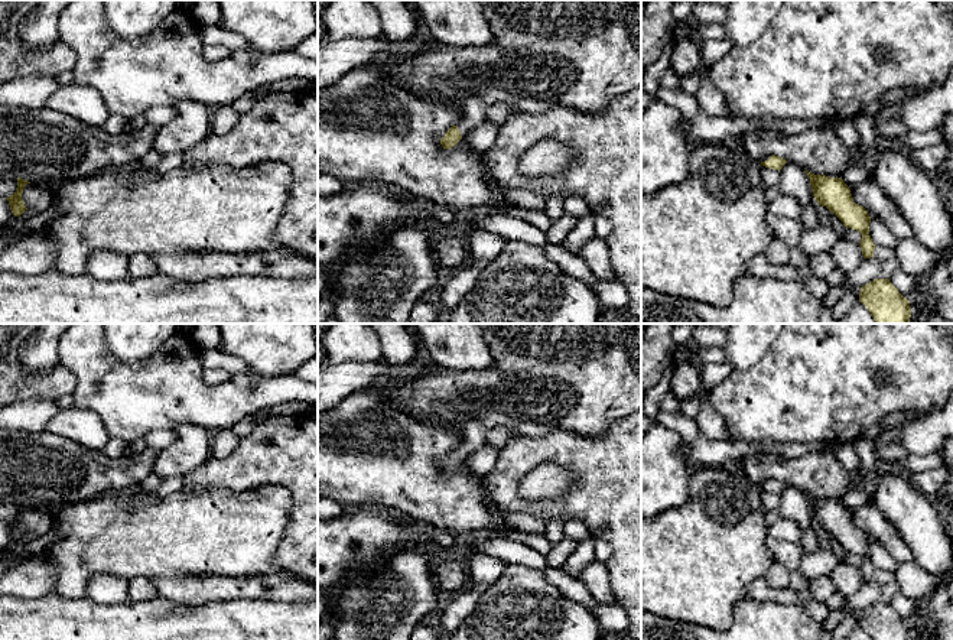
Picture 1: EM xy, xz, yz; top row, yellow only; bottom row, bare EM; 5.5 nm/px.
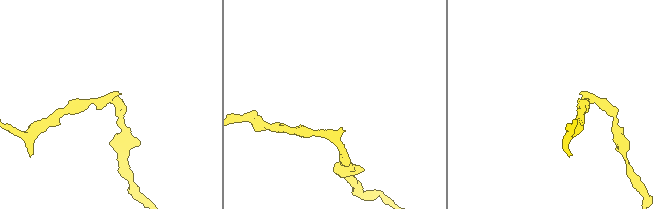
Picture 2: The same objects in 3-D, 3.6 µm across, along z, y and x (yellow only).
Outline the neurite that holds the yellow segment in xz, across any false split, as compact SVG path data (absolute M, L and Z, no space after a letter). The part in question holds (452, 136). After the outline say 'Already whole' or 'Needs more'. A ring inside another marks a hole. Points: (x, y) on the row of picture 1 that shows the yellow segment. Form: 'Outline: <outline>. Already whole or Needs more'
Outline: M469 97L462 104L464 120L458 126L452 126L440 139L443 149L452 149L462 137L465 137L475 126L484 121L487 114L487 103L481 97Z. Needs more

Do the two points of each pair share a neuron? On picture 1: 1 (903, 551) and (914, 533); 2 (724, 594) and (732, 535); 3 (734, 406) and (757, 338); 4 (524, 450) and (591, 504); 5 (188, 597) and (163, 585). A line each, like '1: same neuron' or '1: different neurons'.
1: different neurons
2: same neuron
3: different neurons
4: same neuron
5: same neuron

